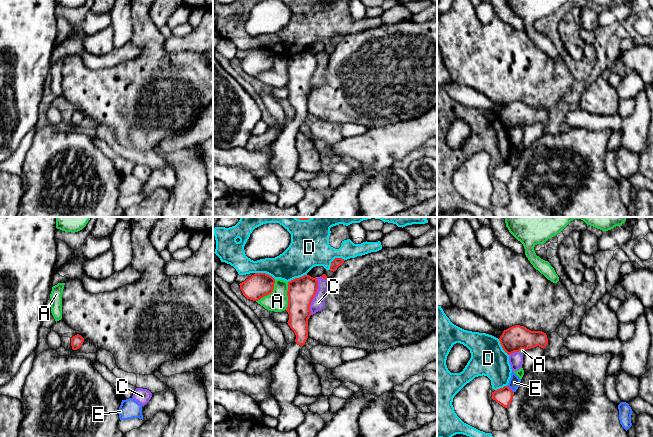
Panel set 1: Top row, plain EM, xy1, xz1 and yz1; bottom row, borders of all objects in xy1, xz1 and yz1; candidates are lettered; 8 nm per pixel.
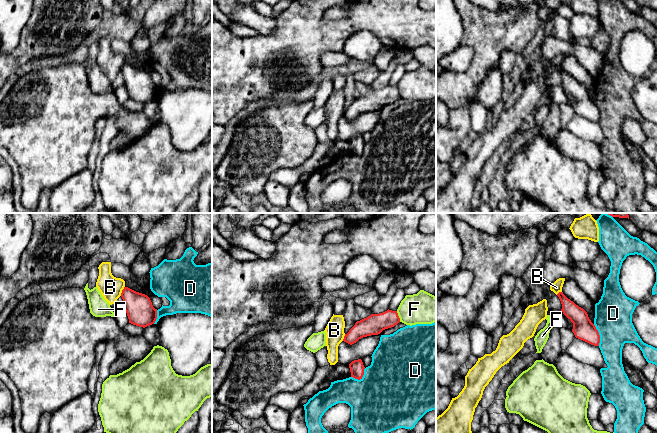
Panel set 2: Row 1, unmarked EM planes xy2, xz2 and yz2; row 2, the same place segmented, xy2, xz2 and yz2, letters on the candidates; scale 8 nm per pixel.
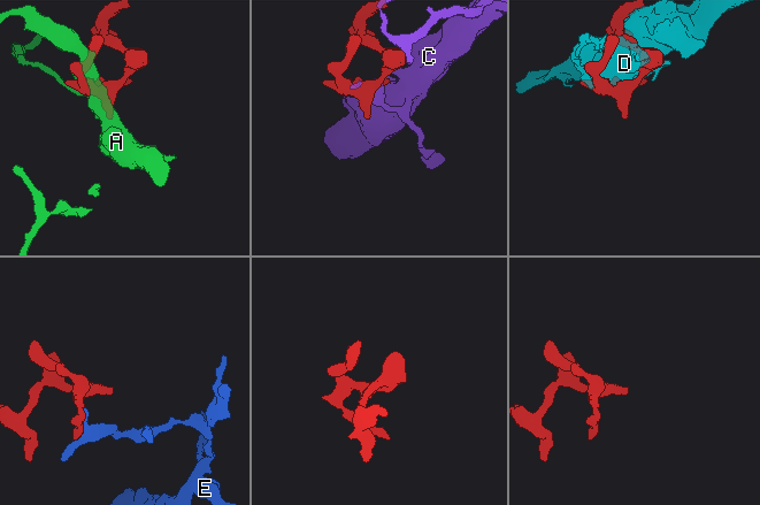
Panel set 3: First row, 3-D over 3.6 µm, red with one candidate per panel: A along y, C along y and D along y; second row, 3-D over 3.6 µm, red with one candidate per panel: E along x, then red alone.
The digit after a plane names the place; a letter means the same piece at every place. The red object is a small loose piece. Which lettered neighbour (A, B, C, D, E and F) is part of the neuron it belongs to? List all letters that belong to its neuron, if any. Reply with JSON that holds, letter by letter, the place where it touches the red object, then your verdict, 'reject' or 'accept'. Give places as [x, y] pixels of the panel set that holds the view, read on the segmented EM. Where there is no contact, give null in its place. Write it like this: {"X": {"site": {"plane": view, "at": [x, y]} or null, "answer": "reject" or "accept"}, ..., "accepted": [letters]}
{"A": {"site": {"plane": "xz1", "at": [269, 293]}, "answer": "reject"}, "B": {"site": {"plane": "xy2", "at": [122, 291]}, "answer": "reject"}, "C": {"site": {"plane": "xz1", "at": [314, 295]}, "answer": "reject"}, "D": {"site": {"plane": "yz2", "at": [599, 335]}, "answer": "reject"}, "E": {"site": {"plane": "yz1", "at": [510, 389]}, "answer": "reject"}, "F": {"site": {"plane": "xz2", "at": [398, 316]}, "answer": "reject"}, "accepted": []}

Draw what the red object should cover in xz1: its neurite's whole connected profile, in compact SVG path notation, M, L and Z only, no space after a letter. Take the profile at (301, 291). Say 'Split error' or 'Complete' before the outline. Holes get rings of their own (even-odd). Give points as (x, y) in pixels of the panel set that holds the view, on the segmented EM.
Split error. M309 275L288 282L288 325L294 331L296 339L287 345L272 368L272 397L280 405L278 429L281 432L296 430L305 419L302 408L293 401L297 393L298 375L296 359L302 354L302 346L308 338L308 319L311 316L310 305L317 293L318 281Z

